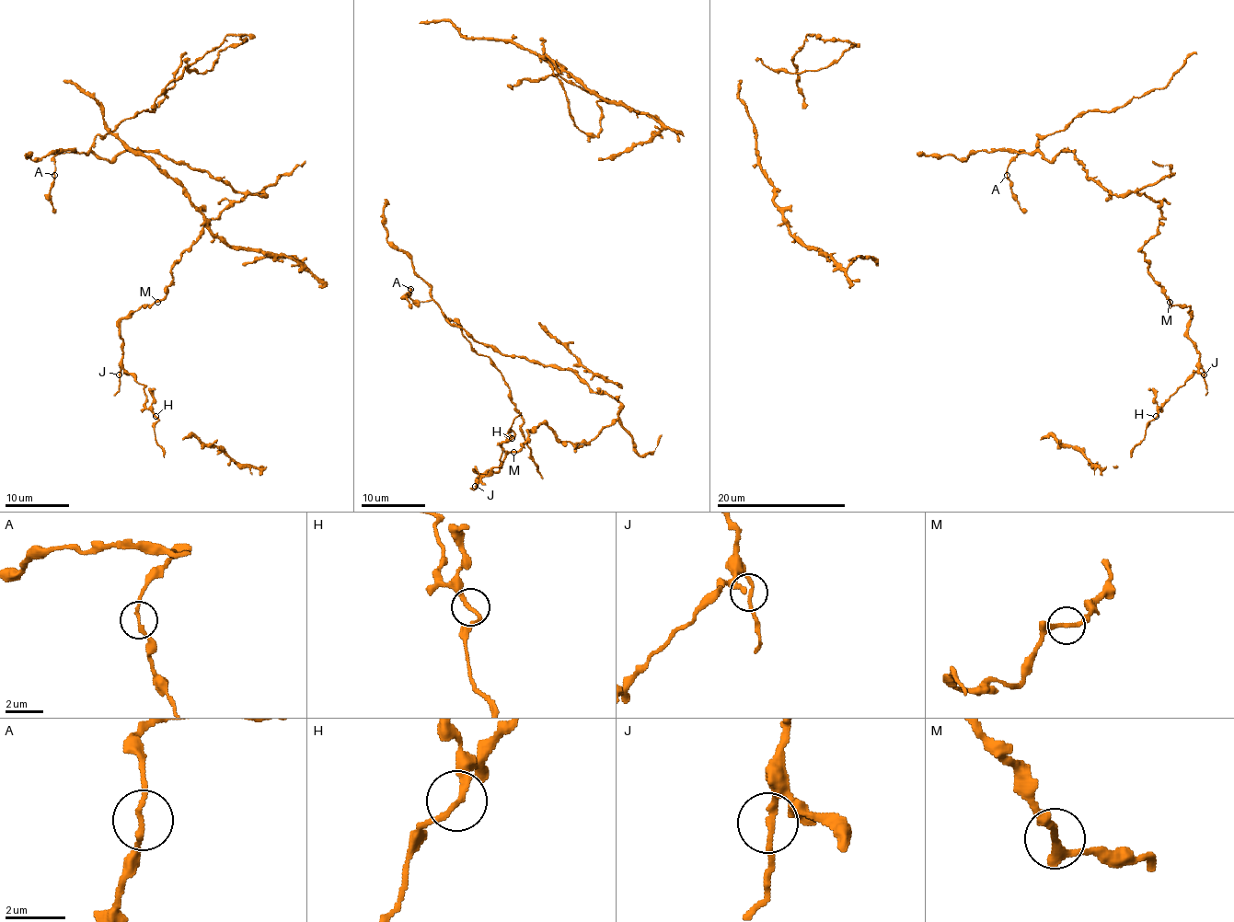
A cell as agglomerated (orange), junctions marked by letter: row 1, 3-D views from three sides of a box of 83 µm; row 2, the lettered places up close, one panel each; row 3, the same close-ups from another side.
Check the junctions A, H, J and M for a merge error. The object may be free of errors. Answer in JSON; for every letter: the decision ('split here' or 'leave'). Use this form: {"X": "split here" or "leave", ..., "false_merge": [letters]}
{"A": "leave", "H": "leave", "J": "leave", "M": "leave", "false_merge": []}

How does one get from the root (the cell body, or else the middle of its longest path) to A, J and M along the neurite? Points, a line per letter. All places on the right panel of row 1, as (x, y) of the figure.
A: (1063, 150), (1050, 160), (1039, 152), (1018, 152), (1007, 175)
J: (1063, 150), (1112, 194), (1144, 192), (1159, 203), (1144, 260), (1170, 302), (1189, 306), (1187, 338), (1204, 374)
M: (1063, 150), (1112, 194), (1144, 192), (1159, 203), (1159, 231), (1142, 252), (1170, 302)

